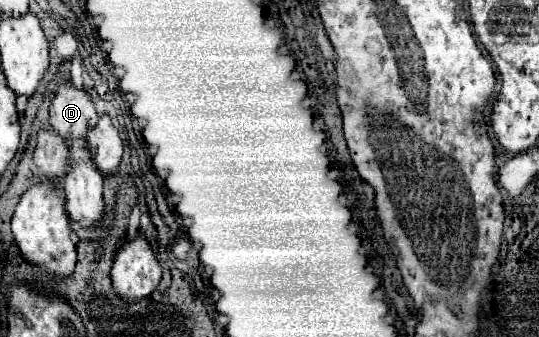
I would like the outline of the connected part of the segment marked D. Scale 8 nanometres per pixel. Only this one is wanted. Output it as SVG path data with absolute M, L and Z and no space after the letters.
M64 81L50 103L50 125L66 141L72 137L86 137L86 129L98 121L94 101L86 89Z

